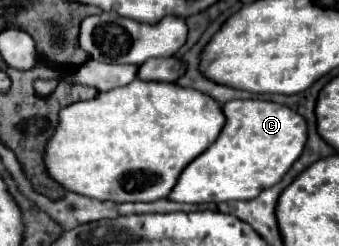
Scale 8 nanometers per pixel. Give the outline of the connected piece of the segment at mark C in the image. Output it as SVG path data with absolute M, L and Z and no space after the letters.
M232 100L232 102L224 104L224 114L226 114L226 124L224 124L218 140L186 166L178 184L170 192L170 200L190 202L190 204L252 200L262 190L278 184L282 180L282 176L290 170L290 166L300 158L306 138L308 138L306 120L300 114L296 114L294 110L290 110L288 106L268 102L268 100Z

